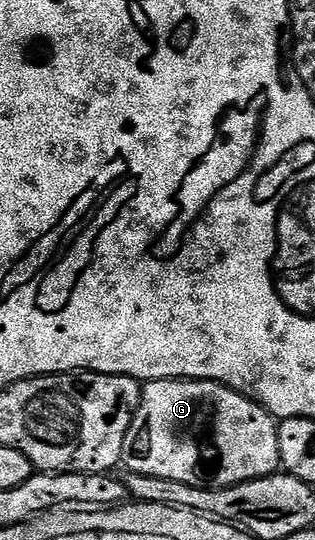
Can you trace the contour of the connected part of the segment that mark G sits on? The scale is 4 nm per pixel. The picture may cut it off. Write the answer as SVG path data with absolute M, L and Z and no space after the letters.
M162 378L156 382L148 382L142 387L139 407L133 416L133 424L129 424L129 432L125 432L125 444L123 445L124 467L133 474L145 476L157 476L161 480L177 480L177 484L185 484L202 490L224 490L230 486L236 486L242 482L248 482L254 478L268 478L270 474L280 469L279 464L279 428L276 419L268 414L264 406L258 406L251 398L231 390L221 382L201 382L185 378Z

